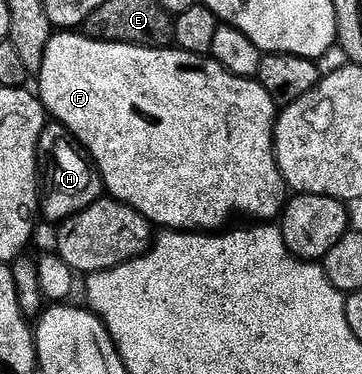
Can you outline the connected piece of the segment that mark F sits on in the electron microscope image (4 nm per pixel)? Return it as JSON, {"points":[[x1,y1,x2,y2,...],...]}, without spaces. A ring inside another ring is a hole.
{"points":[[57,31,47,43,43,67,36,81,41,88,39,100,45,106,46,114,56,124,65,127,70,137,96,165,104,192,110,198,129,204,154,226,165,225,161,227,169,231,221,231,230,224,228,221,232,217,253,217,249,219,257,223,269,223,280,218,287,200,287,186,273,150,273,132,277,126,279,106,271,99,271,95,267,95,267,91,263,91,256,79,232,74,209,55,200,57,194,53,184,53,176,47,148,49,138,45,97,41,77,31]]}

